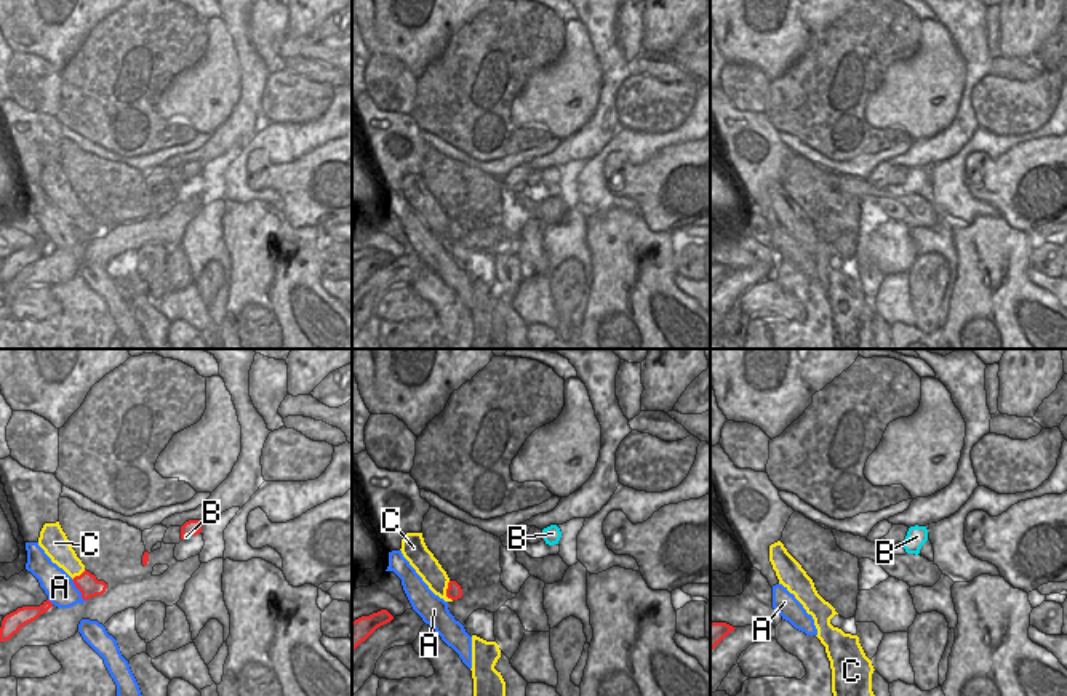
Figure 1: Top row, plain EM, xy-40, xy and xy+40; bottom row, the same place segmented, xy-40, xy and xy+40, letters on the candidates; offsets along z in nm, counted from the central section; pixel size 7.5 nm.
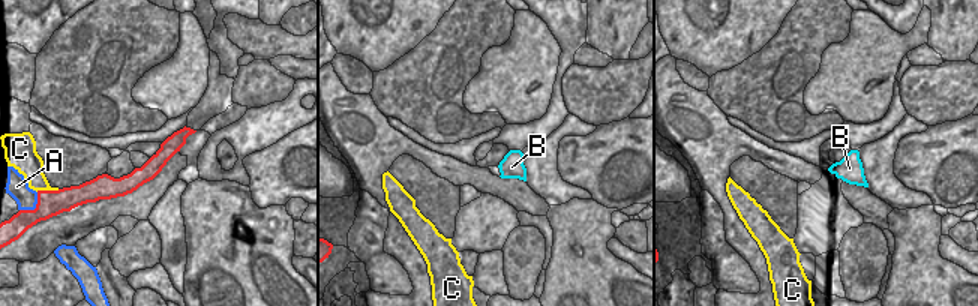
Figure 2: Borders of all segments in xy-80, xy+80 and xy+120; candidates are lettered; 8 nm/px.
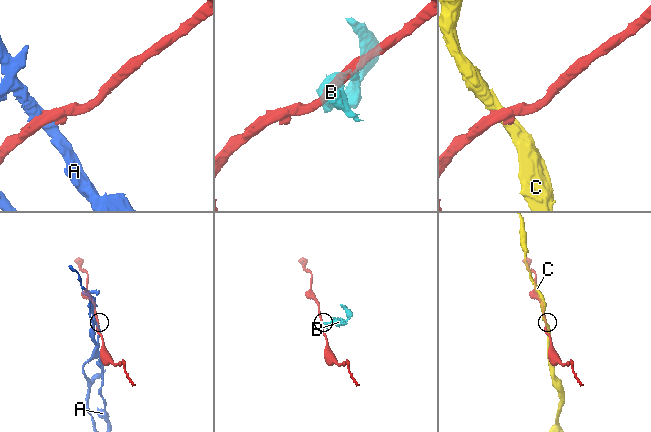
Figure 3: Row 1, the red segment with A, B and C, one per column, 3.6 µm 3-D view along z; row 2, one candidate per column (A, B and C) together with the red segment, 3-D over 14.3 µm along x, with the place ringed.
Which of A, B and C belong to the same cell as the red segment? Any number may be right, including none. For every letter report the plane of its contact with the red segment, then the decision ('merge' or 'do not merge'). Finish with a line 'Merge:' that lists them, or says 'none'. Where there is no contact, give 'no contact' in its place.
A: meets red in xy-40; do not merge
B: meets red in xy-40; do not merge
C: meets red in xy; do not merge
Merge: none

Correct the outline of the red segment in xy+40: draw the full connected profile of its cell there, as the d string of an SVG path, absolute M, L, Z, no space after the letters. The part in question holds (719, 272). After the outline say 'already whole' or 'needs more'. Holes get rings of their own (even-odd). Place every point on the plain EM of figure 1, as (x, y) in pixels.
M710 264L710 293L734 270L726 264Z; already whole

